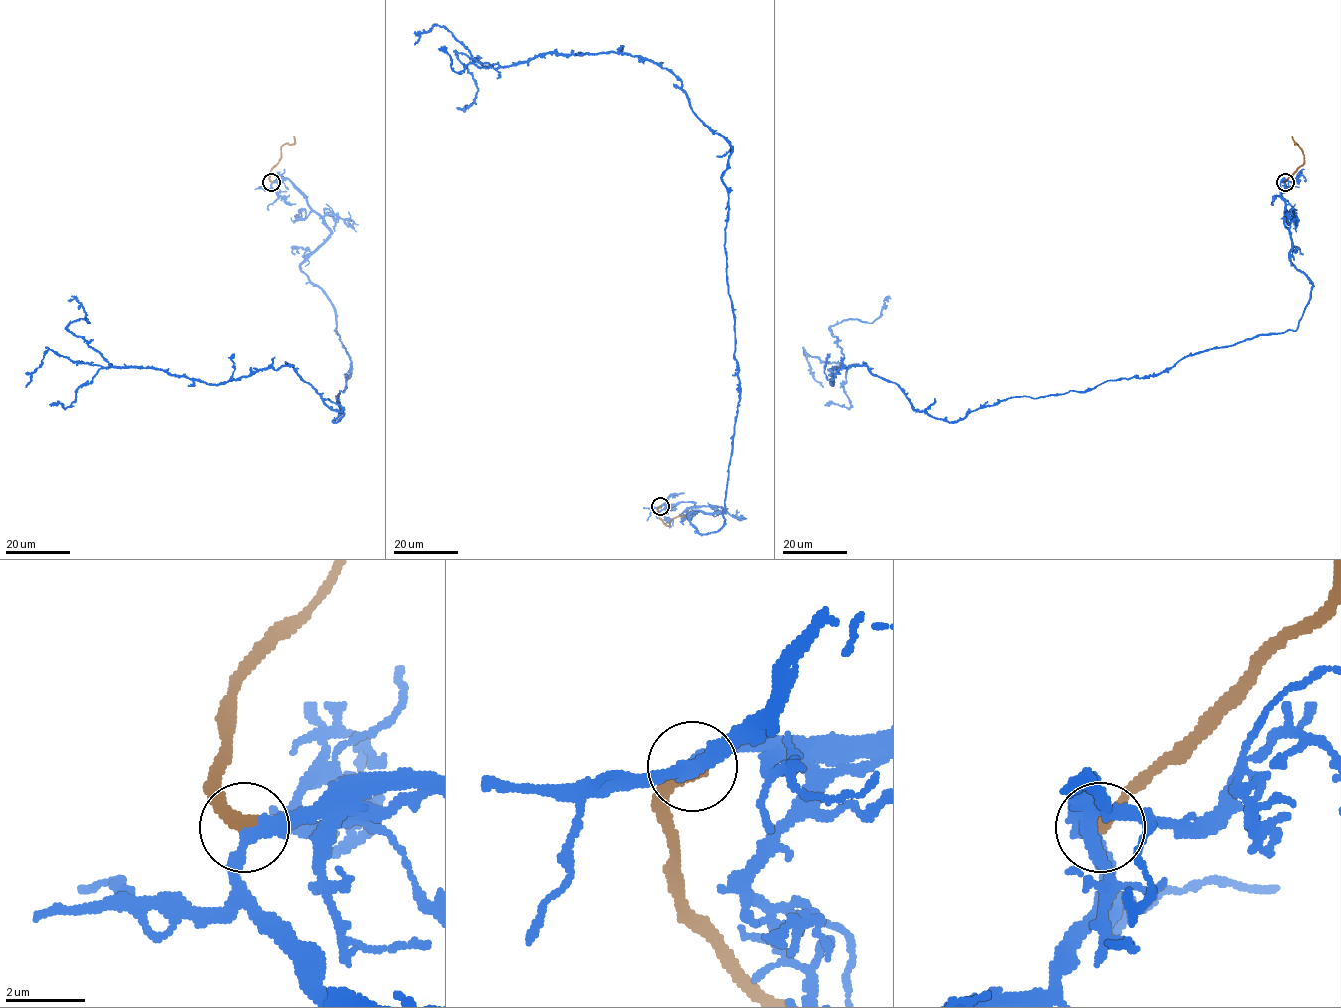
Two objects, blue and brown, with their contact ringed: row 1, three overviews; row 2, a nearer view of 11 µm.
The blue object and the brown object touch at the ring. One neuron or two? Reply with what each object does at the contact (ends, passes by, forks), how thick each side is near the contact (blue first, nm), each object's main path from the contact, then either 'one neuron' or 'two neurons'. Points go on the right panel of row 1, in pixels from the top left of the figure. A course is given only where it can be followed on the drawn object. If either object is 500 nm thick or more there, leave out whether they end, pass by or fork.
blue passes by; brown ends; calibres 280 and 360 nm; course blue (1284, 181), (1296, 329), (1153, 375), (947, 422), (866, 366), (830, 382), (830, 328), (885, 300); course brown (1285, 181), (1303, 163), (1303, 153), (1291, 136); one neuron

